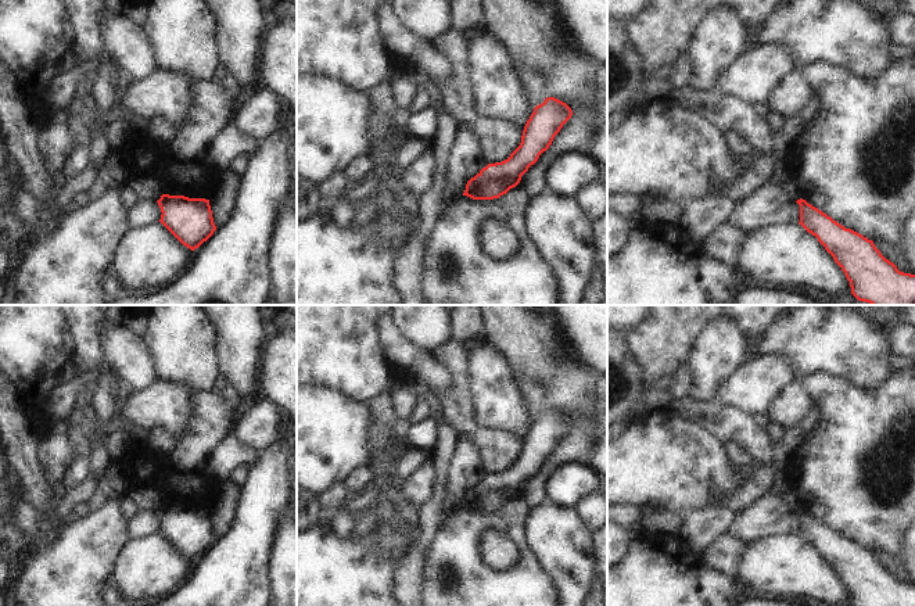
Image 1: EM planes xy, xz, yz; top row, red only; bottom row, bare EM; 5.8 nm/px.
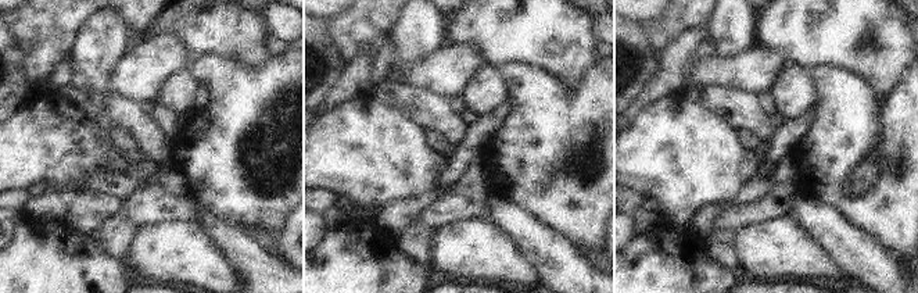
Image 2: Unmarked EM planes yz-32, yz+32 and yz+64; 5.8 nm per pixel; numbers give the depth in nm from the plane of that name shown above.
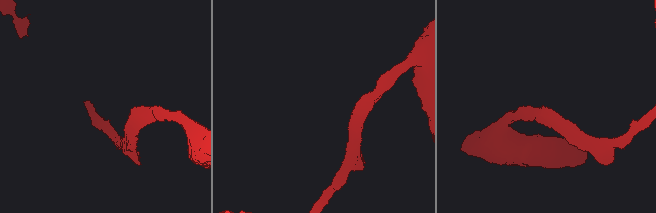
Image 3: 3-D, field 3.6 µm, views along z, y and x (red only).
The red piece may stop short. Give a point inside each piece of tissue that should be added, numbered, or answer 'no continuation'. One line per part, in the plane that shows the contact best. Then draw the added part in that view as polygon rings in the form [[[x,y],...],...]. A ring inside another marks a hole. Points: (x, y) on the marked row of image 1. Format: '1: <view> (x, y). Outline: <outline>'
no continuation

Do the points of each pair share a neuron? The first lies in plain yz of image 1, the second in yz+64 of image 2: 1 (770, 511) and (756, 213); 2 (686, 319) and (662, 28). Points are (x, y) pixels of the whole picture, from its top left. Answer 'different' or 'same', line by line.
1: same
2: same

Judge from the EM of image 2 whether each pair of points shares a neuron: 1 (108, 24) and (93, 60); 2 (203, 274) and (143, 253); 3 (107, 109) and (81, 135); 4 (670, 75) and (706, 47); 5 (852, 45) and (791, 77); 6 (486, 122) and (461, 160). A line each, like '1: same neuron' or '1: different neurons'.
1: same neuron
2: same neuron
3: different neurons
4: different neurons
5: different neurons
6: same neuron

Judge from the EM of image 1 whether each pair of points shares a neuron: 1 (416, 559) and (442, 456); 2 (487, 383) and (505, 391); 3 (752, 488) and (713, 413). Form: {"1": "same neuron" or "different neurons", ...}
{"1": "same neuron", "2": "same neuron", "3": "different neurons"}

